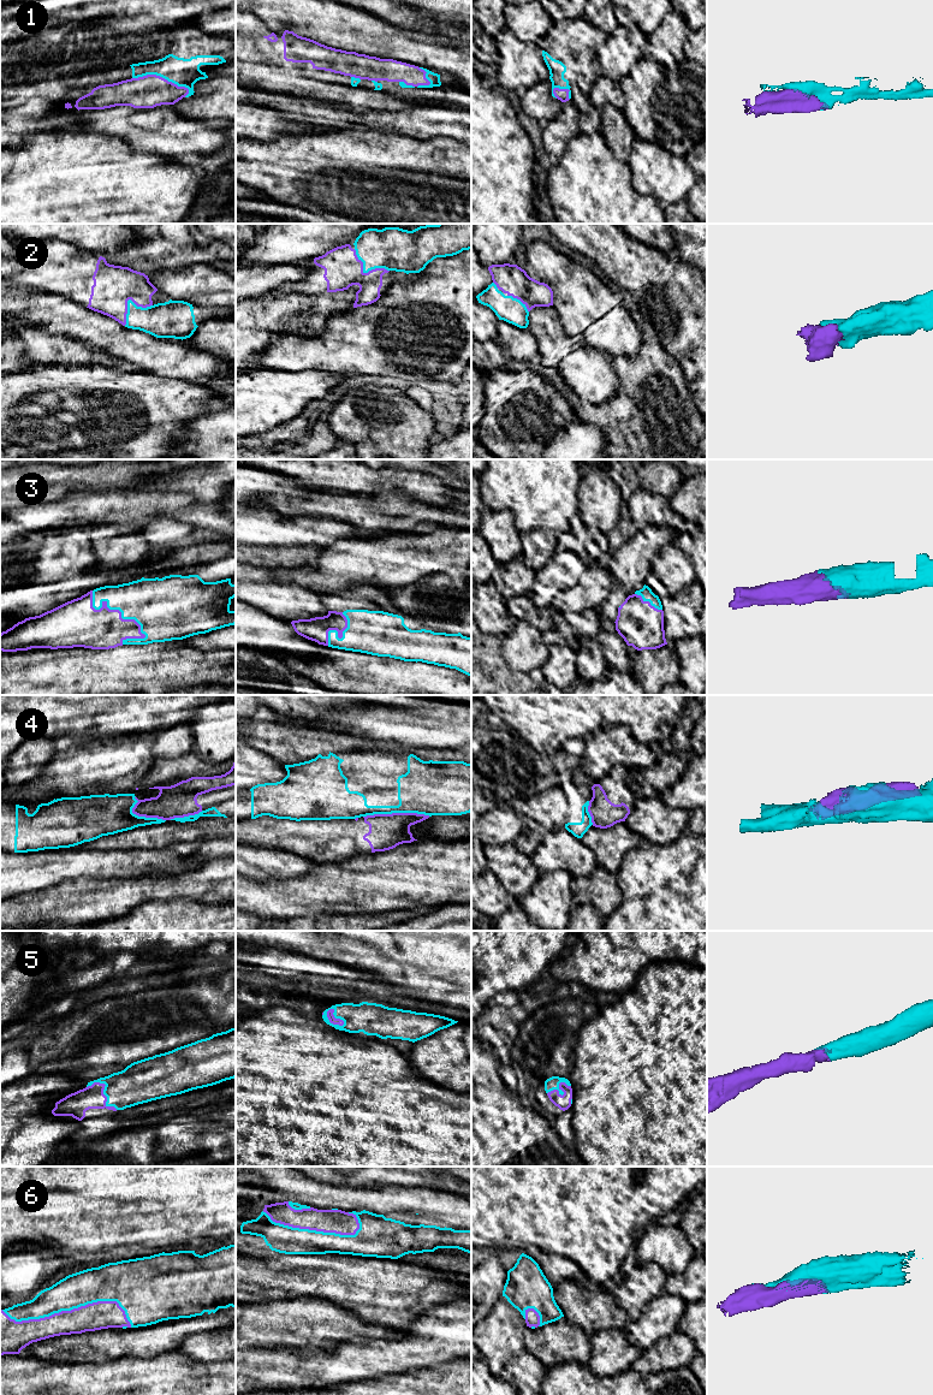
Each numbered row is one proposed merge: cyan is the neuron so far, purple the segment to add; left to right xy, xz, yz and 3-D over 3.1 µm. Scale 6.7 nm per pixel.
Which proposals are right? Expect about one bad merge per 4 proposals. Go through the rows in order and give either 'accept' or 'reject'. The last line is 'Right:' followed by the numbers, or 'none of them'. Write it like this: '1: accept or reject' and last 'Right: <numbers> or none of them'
1: accept
2: accept
3: accept
4: reject
5: accept
6: accept
Right: 1, 2, 3, 5, 6

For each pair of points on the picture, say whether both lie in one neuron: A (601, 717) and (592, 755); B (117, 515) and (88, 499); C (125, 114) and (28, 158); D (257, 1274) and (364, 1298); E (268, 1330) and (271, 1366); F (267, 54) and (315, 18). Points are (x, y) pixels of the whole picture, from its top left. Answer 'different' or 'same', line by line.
A: different
B: same
C: different
D: same
E: different
F: different

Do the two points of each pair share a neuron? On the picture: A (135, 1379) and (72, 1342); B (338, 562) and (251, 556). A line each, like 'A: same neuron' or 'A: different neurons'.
A: different neurons
B: different neurons

